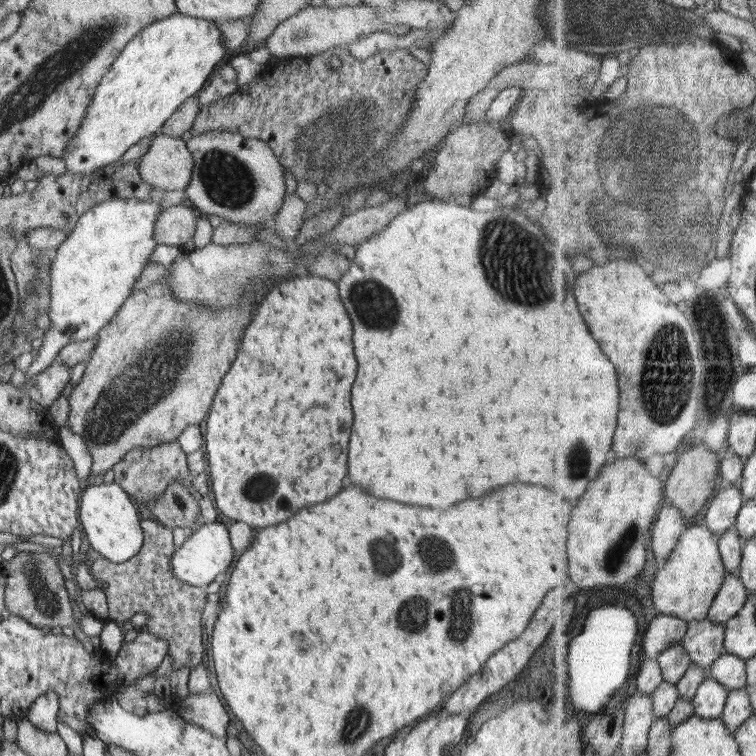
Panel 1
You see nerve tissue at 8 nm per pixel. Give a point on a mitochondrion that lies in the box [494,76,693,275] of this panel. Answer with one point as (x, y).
(624, 144)

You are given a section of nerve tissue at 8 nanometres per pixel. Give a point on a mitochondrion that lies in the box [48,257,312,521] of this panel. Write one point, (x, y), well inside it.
(151, 378)

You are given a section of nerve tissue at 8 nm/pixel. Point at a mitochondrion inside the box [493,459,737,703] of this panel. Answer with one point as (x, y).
(615, 555)

